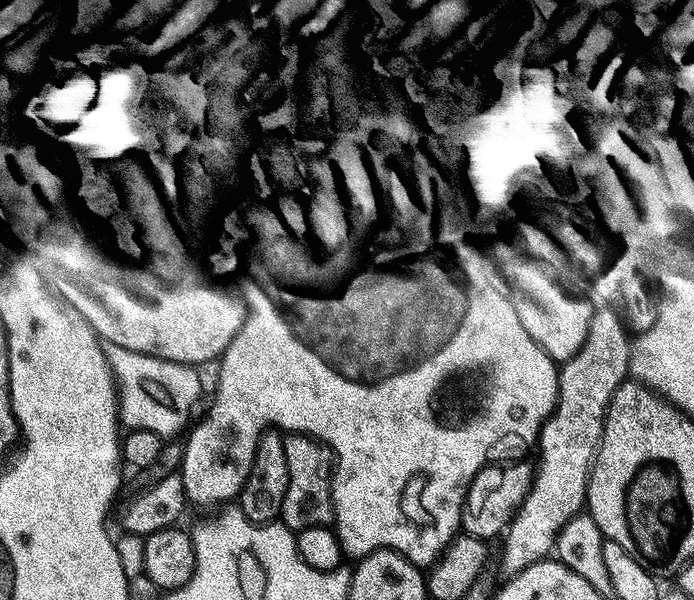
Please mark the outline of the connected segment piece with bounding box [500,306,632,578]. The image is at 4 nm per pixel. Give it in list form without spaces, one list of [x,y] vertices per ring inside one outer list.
[[[603,307],[593,311],[583,346],[559,369],[556,408],[540,431],[540,461],[534,464],[532,488],[502,536],[504,550],[500,572],[504,578],[516,576],[522,570],[549,559],[562,526],[585,511],[588,476],[592,472],[600,436],[604,433],[604,415],[608,412],[614,390],[618,390],[630,372],[632,340],[627,325],[614,308]]]

